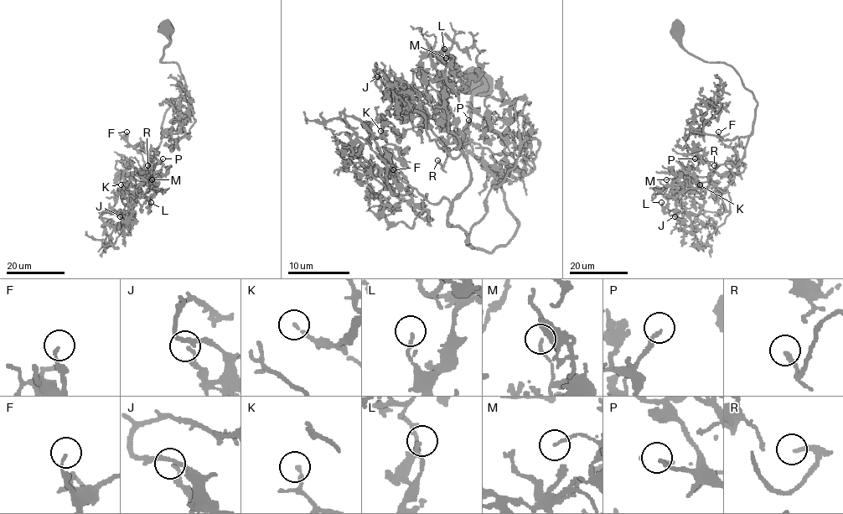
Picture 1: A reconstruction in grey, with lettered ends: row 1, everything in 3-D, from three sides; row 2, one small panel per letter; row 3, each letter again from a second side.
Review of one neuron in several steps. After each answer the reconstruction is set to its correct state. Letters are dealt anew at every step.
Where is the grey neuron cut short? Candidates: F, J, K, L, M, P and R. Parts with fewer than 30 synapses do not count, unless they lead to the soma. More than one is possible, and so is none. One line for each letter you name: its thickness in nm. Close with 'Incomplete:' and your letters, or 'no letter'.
P: Thickness 150 nm
R: Thickness 190 nm
Incomplete: P, R

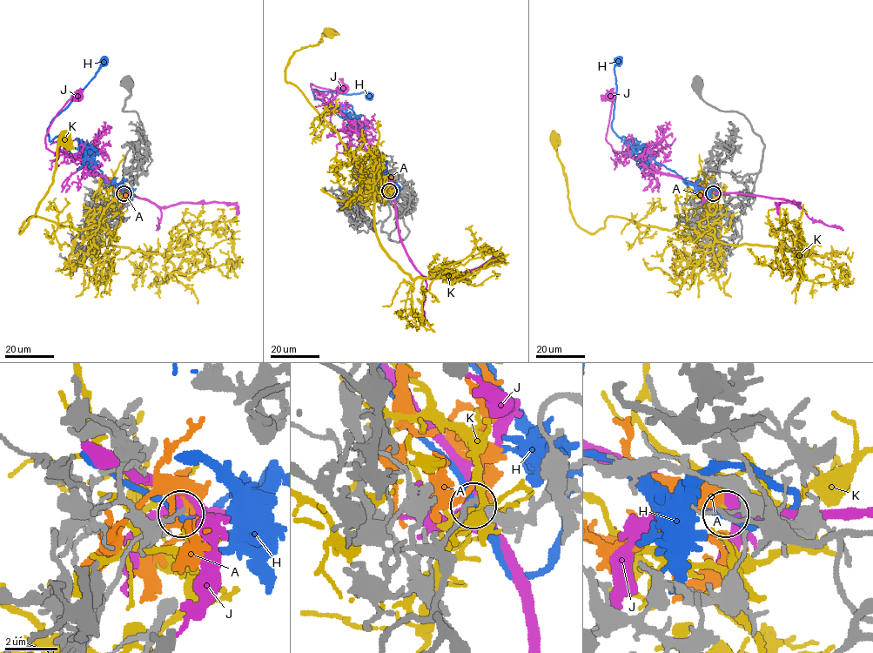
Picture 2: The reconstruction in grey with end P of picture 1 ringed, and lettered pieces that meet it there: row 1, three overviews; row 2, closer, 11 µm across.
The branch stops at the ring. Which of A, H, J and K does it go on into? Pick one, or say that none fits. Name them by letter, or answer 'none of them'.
A

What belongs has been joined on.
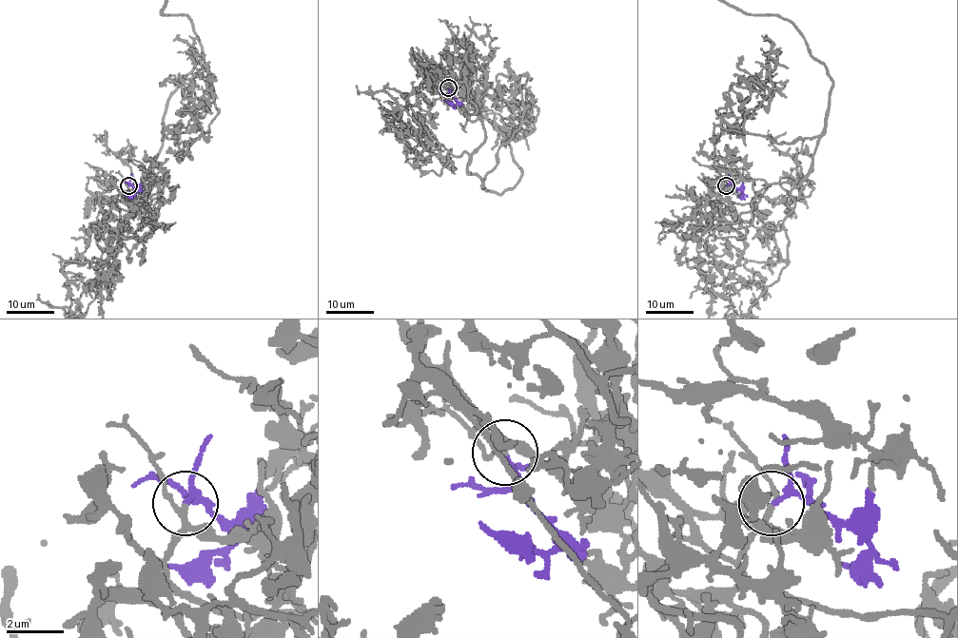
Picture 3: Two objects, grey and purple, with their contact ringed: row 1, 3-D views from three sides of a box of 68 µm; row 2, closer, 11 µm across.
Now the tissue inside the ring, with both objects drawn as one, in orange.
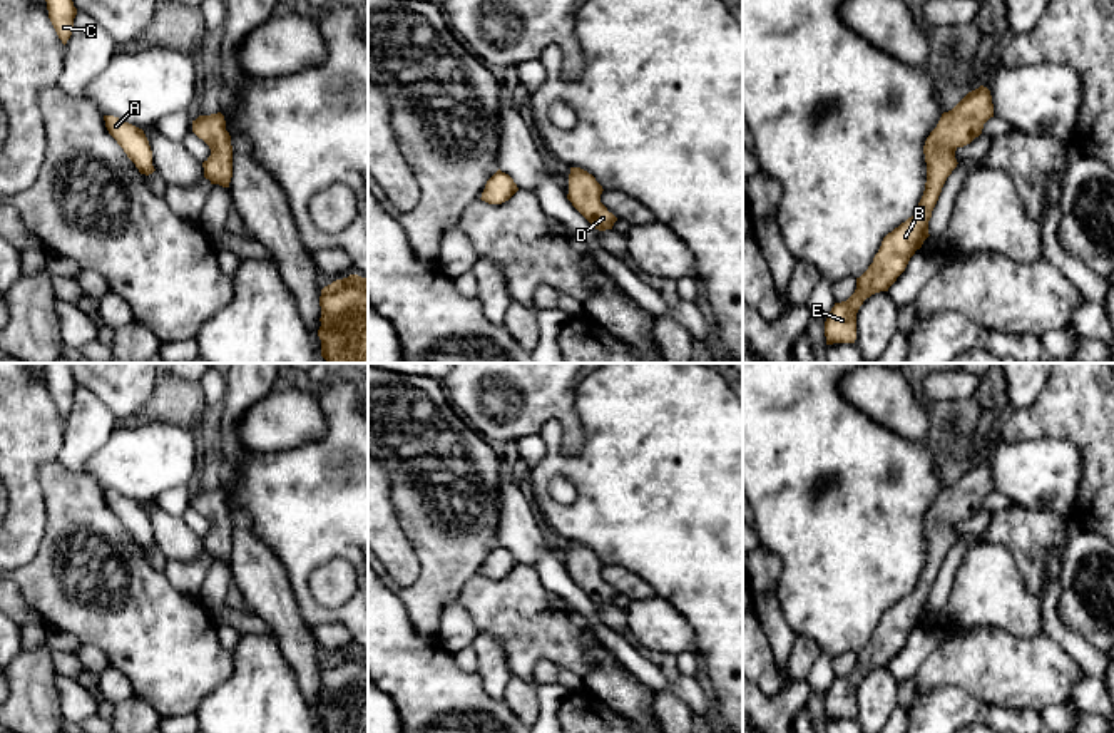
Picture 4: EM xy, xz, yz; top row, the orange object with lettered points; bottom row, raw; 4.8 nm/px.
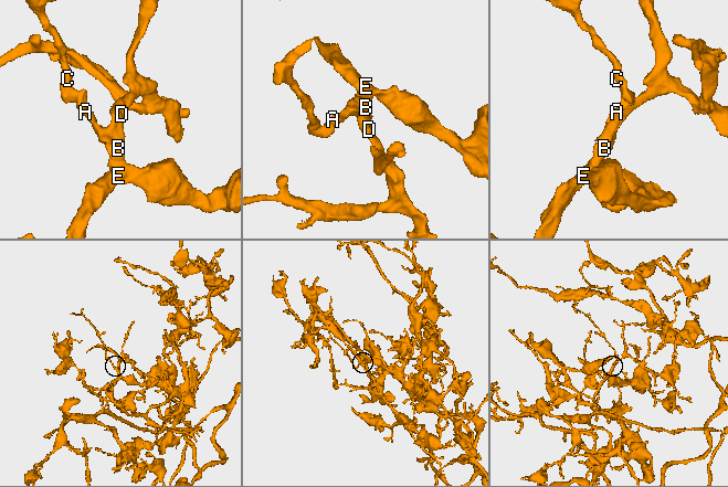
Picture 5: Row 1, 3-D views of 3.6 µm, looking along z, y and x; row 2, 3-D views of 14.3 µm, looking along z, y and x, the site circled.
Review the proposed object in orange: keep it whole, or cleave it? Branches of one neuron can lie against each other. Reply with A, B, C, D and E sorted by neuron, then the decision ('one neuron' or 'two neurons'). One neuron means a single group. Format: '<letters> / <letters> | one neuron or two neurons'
A B C D E | one neuron

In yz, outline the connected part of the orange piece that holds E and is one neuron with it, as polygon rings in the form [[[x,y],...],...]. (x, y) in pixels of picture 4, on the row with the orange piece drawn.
[[[984,85],[968,92],[952,110],[942,114],[923,146],[927,182],[918,208],[912,218],[883,238],[873,263],[856,278],[855,293],[846,301],[835,303],[826,315],[826,345],[855,343],[860,306],[871,295],[888,291],[905,271],[915,251],[930,236],[928,221],[932,211],[947,177],[958,164],[955,151],[979,137],[990,117],[994,117],[992,95]]]

